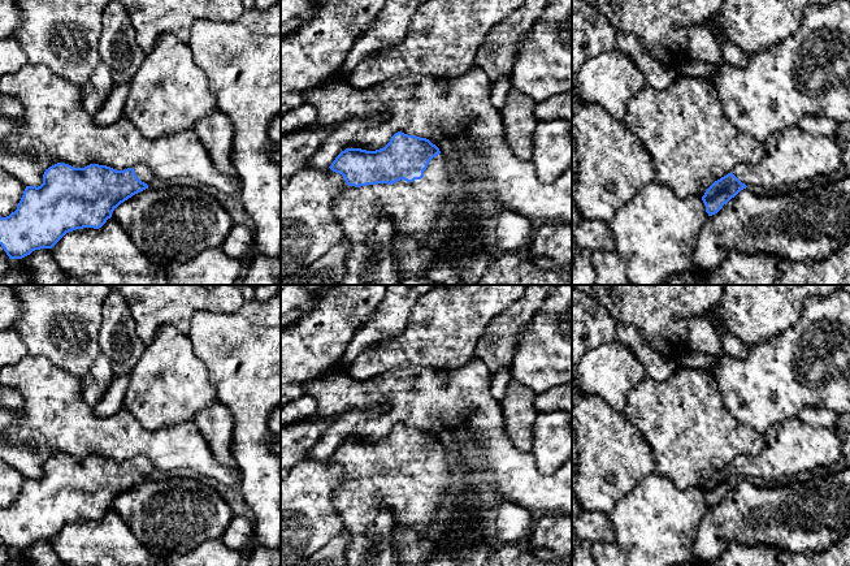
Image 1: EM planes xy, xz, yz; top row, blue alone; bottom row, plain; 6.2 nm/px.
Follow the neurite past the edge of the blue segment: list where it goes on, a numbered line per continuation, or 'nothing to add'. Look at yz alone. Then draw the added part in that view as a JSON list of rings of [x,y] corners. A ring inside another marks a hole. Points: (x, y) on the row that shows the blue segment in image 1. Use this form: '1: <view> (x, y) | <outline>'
1: yz (792, 155) | [[[798,126],[771,135],[764,156],[754,165],[738,164],[732,173],[746,186],[763,186],[775,193],[781,186],[820,181],[842,173],[840,150],[833,138],[814,137]]]

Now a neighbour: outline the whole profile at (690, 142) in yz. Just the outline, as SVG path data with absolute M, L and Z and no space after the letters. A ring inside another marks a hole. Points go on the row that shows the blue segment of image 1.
M677 77L665 90L651 86L641 88L628 103L625 125L649 152L655 181L669 187L676 196L703 196L717 180L727 176L738 164L754 165L764 156L764 144L740 133L724 116L719 98L706 77Z

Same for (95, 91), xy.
M100 62L79 88L83 108L94 116L101 109L113 88L110 69Z

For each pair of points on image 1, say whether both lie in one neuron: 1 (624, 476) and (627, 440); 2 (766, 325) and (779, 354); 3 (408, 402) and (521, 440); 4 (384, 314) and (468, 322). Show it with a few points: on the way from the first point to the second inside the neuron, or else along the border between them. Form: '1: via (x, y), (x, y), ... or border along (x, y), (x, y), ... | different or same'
1: via (624, 467), (624, 449) | same
2: border along (797, 322), (776, 335), (750, 345) | different
3: border along (499, 405), (506, 436), (517, 449), (529, 452) | different
4: border along (419, 298), (407, 325), (387, 338) | different

